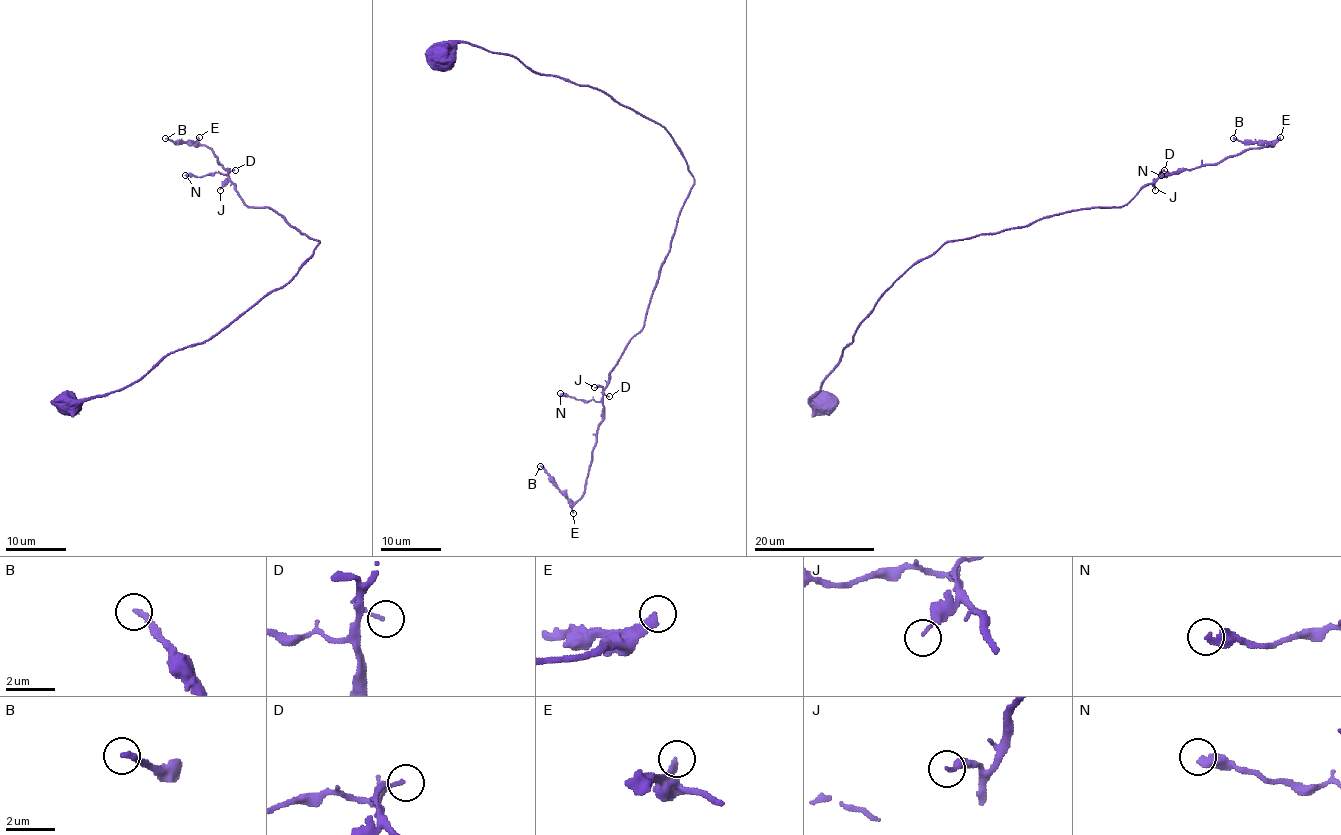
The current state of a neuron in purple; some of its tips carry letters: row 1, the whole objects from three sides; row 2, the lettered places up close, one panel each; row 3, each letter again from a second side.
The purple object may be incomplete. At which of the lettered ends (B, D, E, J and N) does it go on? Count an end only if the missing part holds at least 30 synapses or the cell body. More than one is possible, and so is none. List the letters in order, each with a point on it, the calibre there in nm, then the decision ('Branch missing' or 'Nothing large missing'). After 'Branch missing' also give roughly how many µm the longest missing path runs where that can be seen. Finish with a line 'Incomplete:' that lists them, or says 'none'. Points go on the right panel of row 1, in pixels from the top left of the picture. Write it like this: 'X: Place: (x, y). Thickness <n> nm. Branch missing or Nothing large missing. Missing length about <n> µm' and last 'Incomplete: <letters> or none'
B: Place: (1233, 138). Thickness 240 nm. Branch missing. Missing length about 70 µm
D: Place: (1164, 170). Thickness 120 nm. Nothing large missing
E: Place: (1280, 137). Thickness 280 nm. Branch missing. Missing length about 150 µm
J: Place: (1155, 190). Thickness 200 nm. Nothing large missing
N: Place: (1161, 175). Thickness 400 nm. Nothing large missing
Incomplete: B, E

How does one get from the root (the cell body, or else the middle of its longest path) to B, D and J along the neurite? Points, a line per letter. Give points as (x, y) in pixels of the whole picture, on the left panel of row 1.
B: (67, 401), (131, 386), (211, 339), (319, 243), (248, 206), (211, 149), (165, 138)
D: (67, 401), (131, 386), (211, 339), (313, 255), (319, 241), (244, 202), (235, 170)
J: (67, 401), (131, 386), (211, 339), (313, 255), (319, 241), (248, 206), (230, 182), (220, 190)

